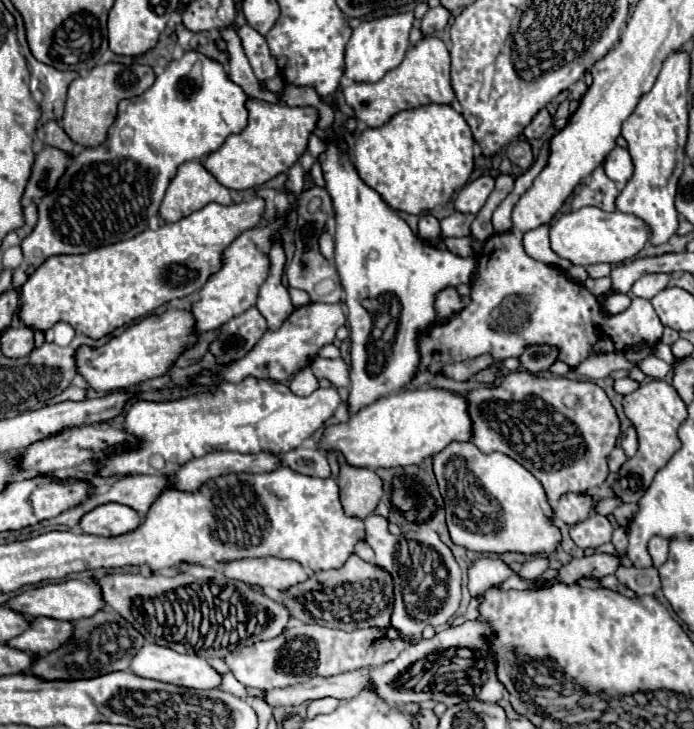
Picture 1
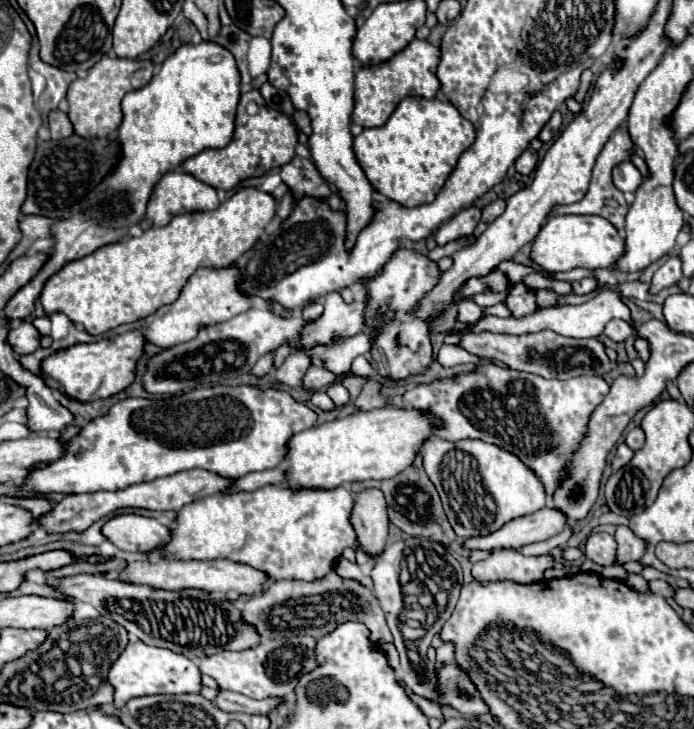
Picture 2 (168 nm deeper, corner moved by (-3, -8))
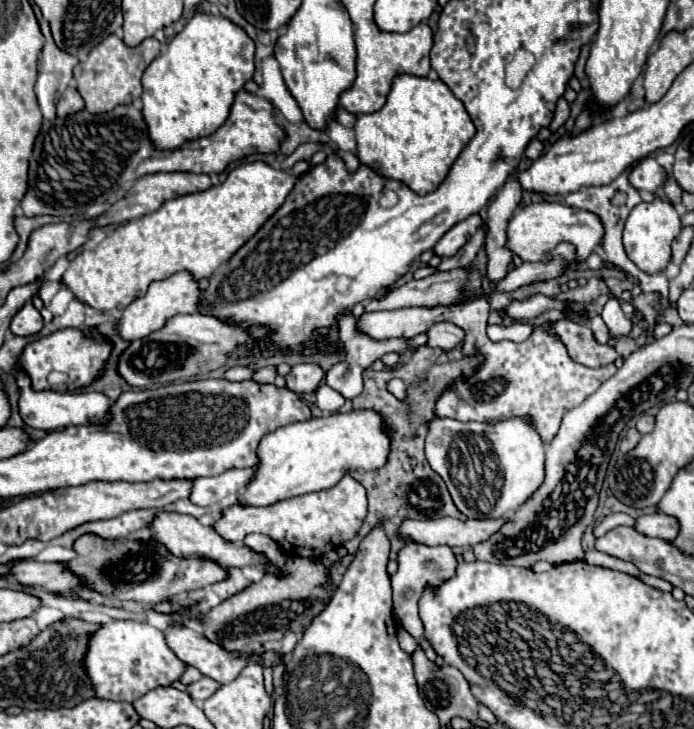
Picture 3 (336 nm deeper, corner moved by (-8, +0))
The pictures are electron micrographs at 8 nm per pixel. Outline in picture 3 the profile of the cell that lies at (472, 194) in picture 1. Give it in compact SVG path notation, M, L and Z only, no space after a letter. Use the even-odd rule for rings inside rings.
M470 216L468 220L452 226L440 240L438 244L434 246L434 254L440 256L440 258L450 258L450 256L456 256L456 252L472 238L472 234L478 230L478 226L482 224L480 216Z

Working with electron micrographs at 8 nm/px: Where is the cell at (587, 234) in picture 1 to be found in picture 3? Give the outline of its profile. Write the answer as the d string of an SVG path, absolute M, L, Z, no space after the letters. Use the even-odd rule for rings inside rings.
M538 202L538 204L528 204L524 208L518 208L514 212L506 228L506 246L514 256L522 258L522 262L540 260L544 252L550 252L560 242L572 242L576 244L580 256L590 256L590 252L600 244L602 234L604 228L600 224L600 218L592 216L592 212L584 212L560 202Z

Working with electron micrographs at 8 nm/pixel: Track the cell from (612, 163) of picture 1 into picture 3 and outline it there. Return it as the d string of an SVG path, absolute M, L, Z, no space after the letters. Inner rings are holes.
M644 158L640 160L632 174L630 174L630 184L636 188L636 190L650 190L650 192L656 192L658 188L662 188L664 184L668 182L668 172L652 158Z

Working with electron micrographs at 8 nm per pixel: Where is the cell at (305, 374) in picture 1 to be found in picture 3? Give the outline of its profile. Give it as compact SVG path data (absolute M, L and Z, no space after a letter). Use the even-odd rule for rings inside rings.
M322 384L322 386L318 386L318 390L316 390L316 406L318 406L322 412L334 414L334 412L338 412L338 410L344 406L344 398L342 398L342 394L338 394L336 390L332 390L330 386Z

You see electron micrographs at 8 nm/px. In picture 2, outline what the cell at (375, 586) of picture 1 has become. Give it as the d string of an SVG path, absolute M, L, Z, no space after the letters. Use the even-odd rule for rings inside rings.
M331 570L323 580L315 582L275 580L271 582L271 586L263 596L251 598L241 612L245 622L257 626L261 638L297 636L297 634L323 638L343 622L363 622L369 630L369 640L375 646L393 640L385 622L385 612L381 610L381 604L375 598L375 594L357 580L341 578L335 570Z

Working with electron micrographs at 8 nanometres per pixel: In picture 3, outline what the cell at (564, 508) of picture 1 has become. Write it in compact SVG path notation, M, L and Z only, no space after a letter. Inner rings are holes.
M404 520L398 526L398 536L402 542L416 542L426 546L474 546L480 540L486 540L504 520Z

